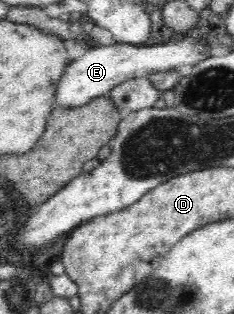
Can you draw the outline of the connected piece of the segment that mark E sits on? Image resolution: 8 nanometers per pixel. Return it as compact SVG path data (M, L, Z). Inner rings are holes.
M182 38L151 46L131 46L126 43L97 45L88 49L81 57L71 61L64 70L55 90L54 104L63 109L77 109L93 98L108 95L109 90L127 79L147 77L153 73L175 70L178 66L195 66L203 62L209 53L209 42L205 38Z

